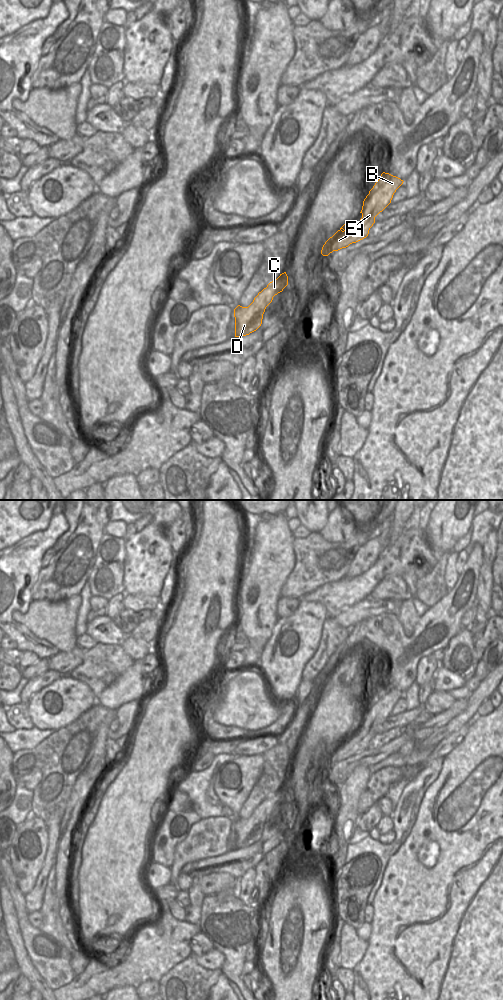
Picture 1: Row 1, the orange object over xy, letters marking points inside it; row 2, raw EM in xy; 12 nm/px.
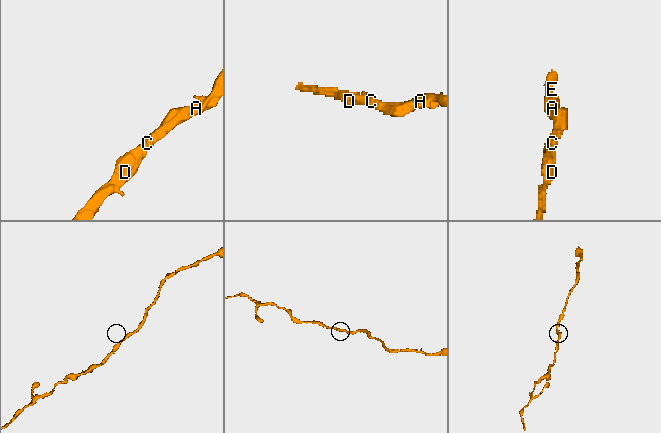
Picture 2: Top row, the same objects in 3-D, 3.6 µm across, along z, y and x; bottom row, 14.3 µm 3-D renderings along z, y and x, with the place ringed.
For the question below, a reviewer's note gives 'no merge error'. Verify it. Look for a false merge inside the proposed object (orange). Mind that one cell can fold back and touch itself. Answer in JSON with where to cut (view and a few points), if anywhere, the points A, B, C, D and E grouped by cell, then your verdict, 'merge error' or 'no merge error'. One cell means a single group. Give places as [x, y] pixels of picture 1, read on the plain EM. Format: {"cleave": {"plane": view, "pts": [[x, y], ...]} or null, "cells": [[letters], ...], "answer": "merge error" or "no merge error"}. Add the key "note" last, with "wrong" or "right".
{"cleave": null, "cells": [["A", "B", "C", "D", "E"]], "answer": "no merge error", "note": "right"}

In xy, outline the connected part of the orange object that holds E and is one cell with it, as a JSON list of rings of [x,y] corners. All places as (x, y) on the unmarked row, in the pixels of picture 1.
[[[383,684],[363,713],[360,724],[362,730],[359,735],[355,739],[350,734],[344,736],[325,754],[321,766],[328,768],[333,763],[346,760],[350,756],[366,750],[375,735],[375,729],[391,715],[394,705],[403,694],[400,690]]]

